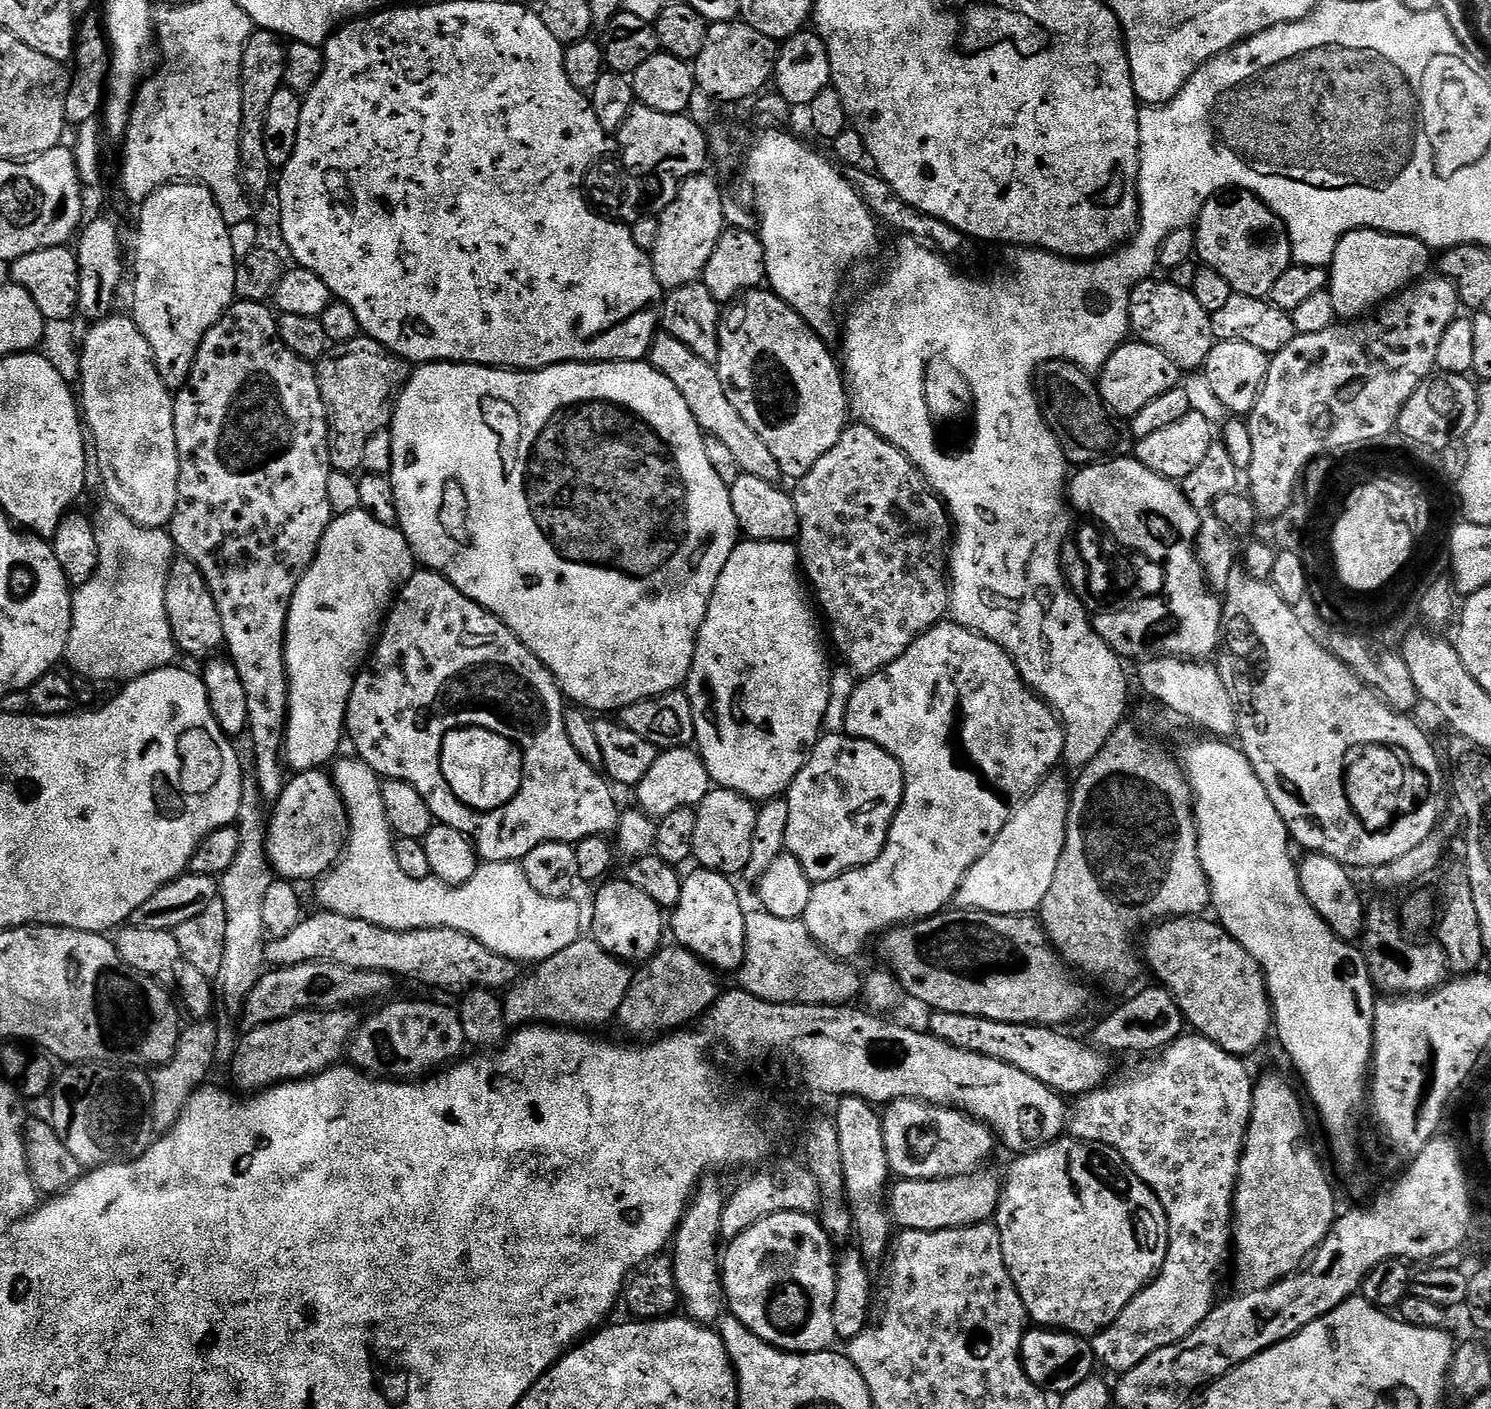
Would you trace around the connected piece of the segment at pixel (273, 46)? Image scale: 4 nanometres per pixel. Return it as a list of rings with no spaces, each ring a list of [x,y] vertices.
[[[253,31],[242,54],[240,71],[240,93],[242,94],[242,122],[240,123],[240,141],[238,142],[238,162],[240,163],[240,180],[244,188],[253,197],[259,198],[268,187],[273,187],[274,170],[266,158],[264,131],[266,130],[266,110],[274,94],[284,83],[286,66],[286,44],[275,32]]]

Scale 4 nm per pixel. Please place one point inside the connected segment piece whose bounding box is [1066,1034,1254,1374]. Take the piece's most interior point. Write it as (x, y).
(1178, 1121)

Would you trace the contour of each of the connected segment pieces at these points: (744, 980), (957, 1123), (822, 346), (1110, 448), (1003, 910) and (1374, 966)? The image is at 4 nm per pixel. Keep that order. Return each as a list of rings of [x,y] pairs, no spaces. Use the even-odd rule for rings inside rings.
[[[761,908],[746,912],[745,960],[736,972],[737,983],[746,993],[775,1004],[842,1005],[851,1003],[854,997],[857,999],[863,991],[863,975],[852,964],[855,963],[829,955],[810,934],[802,918],[799,920],[777,918]]]
[[[894,1100],[882,1112],[884,1146],[889,1169],[905,1180],[941,1180],[977,1171],[998,1148],[991,1128],[959,1108],[926,1104],[922,1100]]]
[[[771,290],[745,292],[743,296],[727,305],[720,313],[718,342],[720,349],[714,367],[722,382],[722,390],[726,390],[726,398],[730,398],[734,410],[738,410],[738,414],[742,414],[742,418],[750,426],[750,430],[754,430],[754,434],[758,434],[758,438],[762,438],[762,442],[766,442],[766,447],[774,453],[774,458],[778,458],[781,473],[785,477],[792,476],[791,478],[804,476],[814,466],[814,462],[818,462],[818,458],[822,458],[822,454],[829,452],[834,446],[834,442],[838,442],[838,438],[844,433],[850,420],[850,393],[846,387],[846,376],[841,365],[840,368],[836,365],[836,360],[832,357],[831,350],[828,349],[831,347],[820,339],[820,335],[789,304],[782,302],[782,298],[778,298]]]
[[[1047,360],[1036,370],[1034,387],[1037,400],[1046,401],[1049,429],[1058,438],[1069,465],[1098,464],[1125,455],[1125,425],[1123,428],[1120,425],[1123,423],[1106,406],[1106,402],[1100,396],[1097,381],[1089,373],[1066,360]]]
[[[1056,775],[1040,781],[1036,791],[1017,806],[994,846],[970,866],[962,886],[956,891],[957,909],[1003,916],[1022,916],[1040,909],[1050,882],[1054,882],[1054,870],[1058,870],[1058,858],[1062,858],[1068,829],[1070,784]]]
[[[1376,904],[1367,909],[1362,933],[1362,951],[1372,983],[1381,993],[1392,996],[1419,996],[1431,992],[1433,988],[1439,988],[1449,975],[1448,959],[1439,943],[1423,944],[1420,940],[1411,940],[1407,935],[1411,936],[1402,927],[1395,907],[1392,909],[1388,904]]]

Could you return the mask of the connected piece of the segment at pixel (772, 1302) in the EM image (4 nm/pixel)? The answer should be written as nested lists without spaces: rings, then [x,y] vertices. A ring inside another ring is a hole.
[[[779,1212],[778,1214],[774,1214],[773,1216],[767,1216],[766,1218],[762,1218],[758,1223],[754,1226],[750,1226],[746,1229],[741,1236],[735,1236],[735,1238],[730,1241],[727,1245],[728,1249],[723,1249],[722,1252],[722,1279],[724,1282],[724,1295],[726,1297],[726,1304],[730,1311],[733,1312],[742,1322],[742,1326],[746,1326],[749,1328],[755,1336],[758,1338],[762,1338],[762,1342],[766,1342],[770,1346],[774,1346],[775,1348],[782,1349],[783,1352],[823,1352],[825,1350],[831,1349],[833,1347],[832,1340],[835,1341],[837,1339],[836,1331],[834,1330],[834,1294],[836,1293],[836,1261],[837,1257],[832,1256],[832,1248],[834,1248],[833,1241],[828,1239],[826,1233],[824,1233],[824,1227],[820,1225],[819,1219],[815,1215],[806,1213],[806,1212]]]

